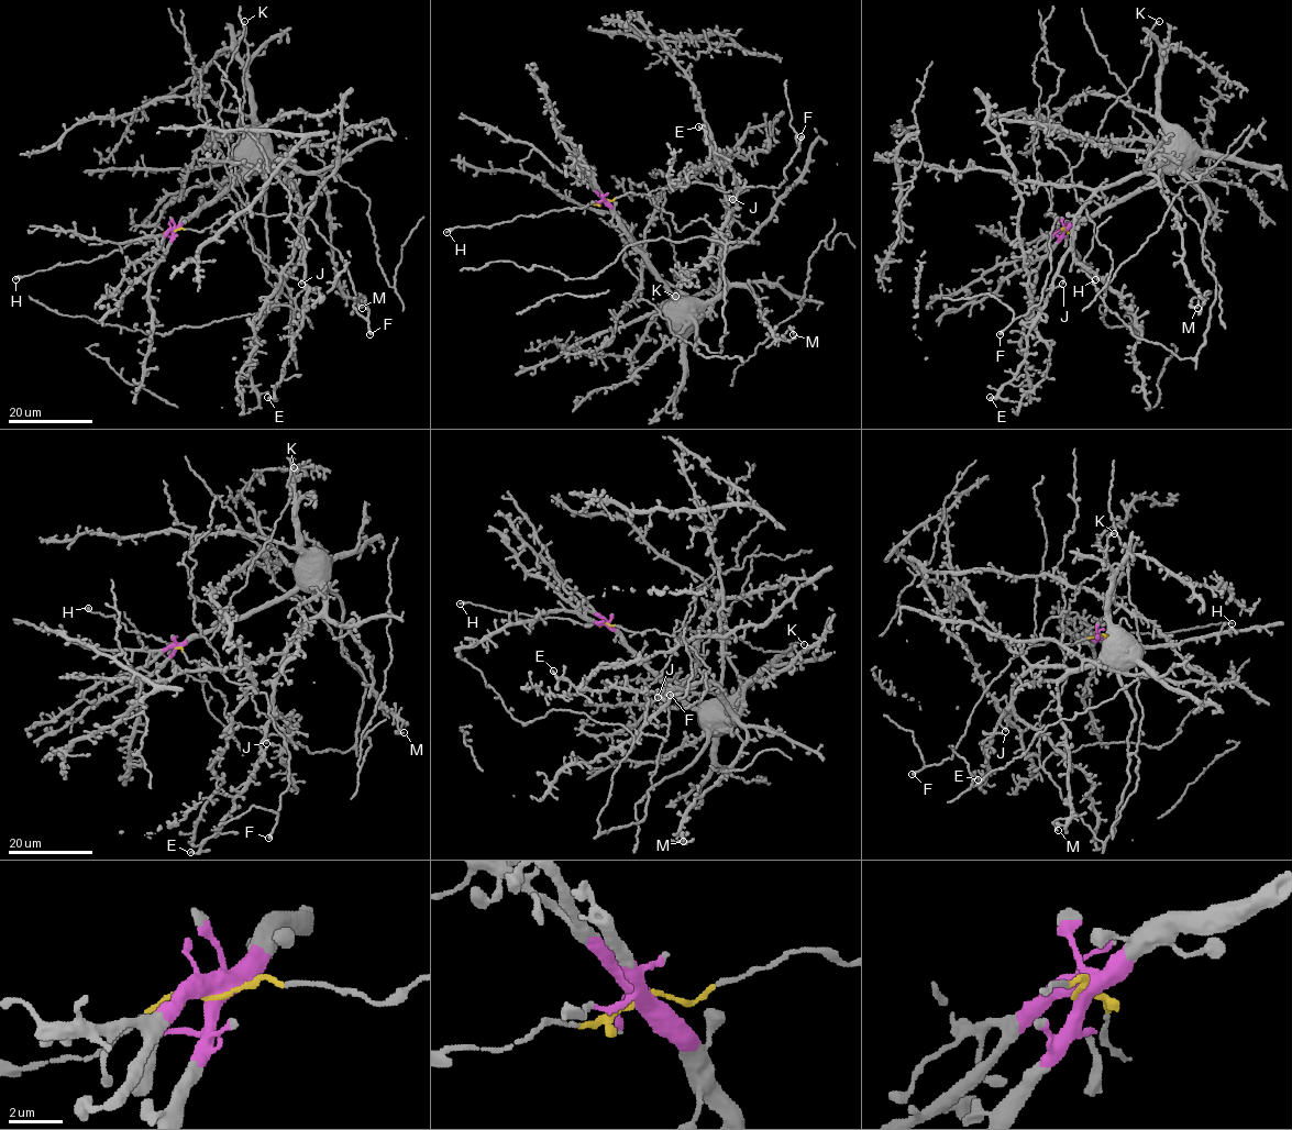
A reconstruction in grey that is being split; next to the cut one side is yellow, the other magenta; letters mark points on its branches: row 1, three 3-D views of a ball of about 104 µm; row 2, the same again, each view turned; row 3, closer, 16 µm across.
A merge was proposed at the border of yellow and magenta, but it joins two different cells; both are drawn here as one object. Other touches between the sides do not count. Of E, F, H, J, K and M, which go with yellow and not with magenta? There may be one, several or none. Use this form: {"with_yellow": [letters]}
{"with_yellow": ["F", "H", "K"]}

